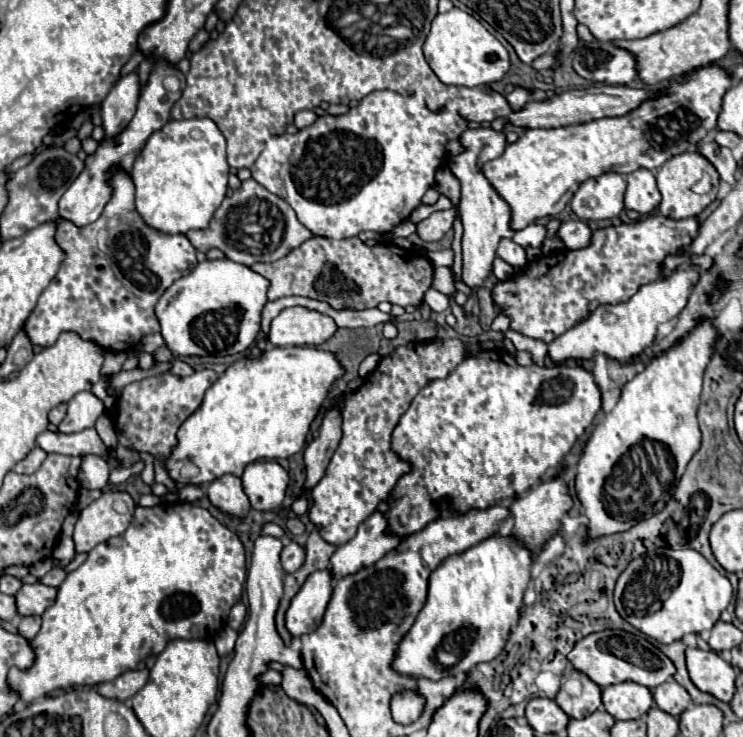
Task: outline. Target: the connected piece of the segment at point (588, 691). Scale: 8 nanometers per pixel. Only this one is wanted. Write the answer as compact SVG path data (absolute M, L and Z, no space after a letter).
M573 671L571 677L583 683L583 693L579 697L569 697L563 689L557 693L555 703L573 719L583 719L601 707L601 687L595 685L587 675Z

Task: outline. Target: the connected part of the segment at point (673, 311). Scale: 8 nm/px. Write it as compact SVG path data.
M689 265L685 269L675 269L669 275L663 275L659 281L641 285L639 291L627 301L619 305L599 305L585 321L571 327L567 333L549 343L549 359L555 365L563 365L565 361L583 361L595 355L605 355L607 359L615 359L619 363L629 363L633 357L645 351L655 341L657 327L673 317L677 317L687 305L689 293L693 285L699 281L699 267Z

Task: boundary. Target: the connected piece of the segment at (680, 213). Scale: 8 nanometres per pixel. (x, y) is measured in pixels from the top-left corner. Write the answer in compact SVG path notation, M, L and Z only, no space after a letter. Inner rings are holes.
M691 151L691 153L681 153L681 155L675 155L671 157L669 161L665 161L659 169L657 169L657 187L659 187L659 193L661 193L661 205L659 205L659 211L669 217L669 219L685 219L685 217L695 217L699 215L707 205L711 205L715 201L715 195L717 195L717 185L719 185L719 175L717 171L711 167L711 163L697 151ZM703 171L711 171L711 191L709 193L695 193L691 187L701 179Z

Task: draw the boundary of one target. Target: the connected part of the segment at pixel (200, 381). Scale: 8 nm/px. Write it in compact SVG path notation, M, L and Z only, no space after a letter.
M213 369L195 371L189 377L177 377L173 373L161 373L135 381L121 391L119 407L115 407L115 433L119 443L135 451L147 451L151 455L167 457L177 443L177 429L181 423L201 405L205 391L219 379L219 373Z

